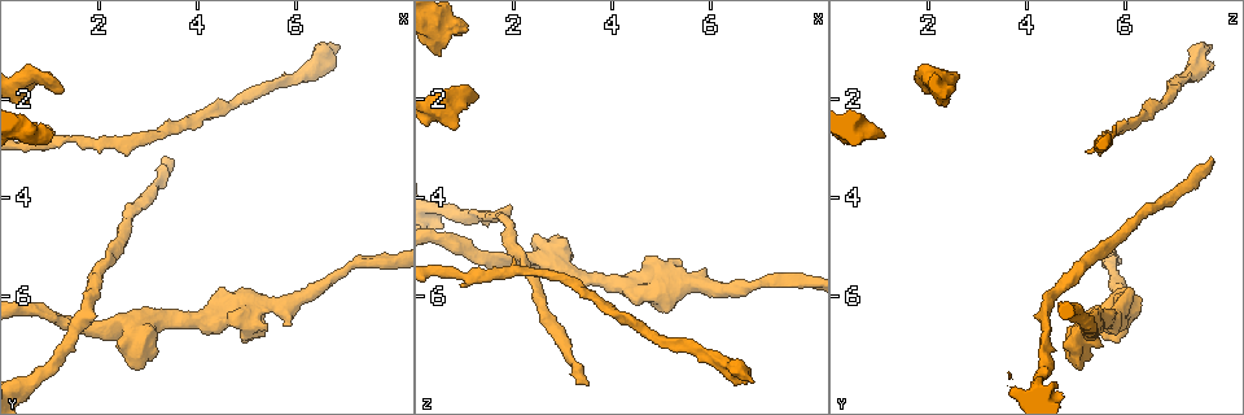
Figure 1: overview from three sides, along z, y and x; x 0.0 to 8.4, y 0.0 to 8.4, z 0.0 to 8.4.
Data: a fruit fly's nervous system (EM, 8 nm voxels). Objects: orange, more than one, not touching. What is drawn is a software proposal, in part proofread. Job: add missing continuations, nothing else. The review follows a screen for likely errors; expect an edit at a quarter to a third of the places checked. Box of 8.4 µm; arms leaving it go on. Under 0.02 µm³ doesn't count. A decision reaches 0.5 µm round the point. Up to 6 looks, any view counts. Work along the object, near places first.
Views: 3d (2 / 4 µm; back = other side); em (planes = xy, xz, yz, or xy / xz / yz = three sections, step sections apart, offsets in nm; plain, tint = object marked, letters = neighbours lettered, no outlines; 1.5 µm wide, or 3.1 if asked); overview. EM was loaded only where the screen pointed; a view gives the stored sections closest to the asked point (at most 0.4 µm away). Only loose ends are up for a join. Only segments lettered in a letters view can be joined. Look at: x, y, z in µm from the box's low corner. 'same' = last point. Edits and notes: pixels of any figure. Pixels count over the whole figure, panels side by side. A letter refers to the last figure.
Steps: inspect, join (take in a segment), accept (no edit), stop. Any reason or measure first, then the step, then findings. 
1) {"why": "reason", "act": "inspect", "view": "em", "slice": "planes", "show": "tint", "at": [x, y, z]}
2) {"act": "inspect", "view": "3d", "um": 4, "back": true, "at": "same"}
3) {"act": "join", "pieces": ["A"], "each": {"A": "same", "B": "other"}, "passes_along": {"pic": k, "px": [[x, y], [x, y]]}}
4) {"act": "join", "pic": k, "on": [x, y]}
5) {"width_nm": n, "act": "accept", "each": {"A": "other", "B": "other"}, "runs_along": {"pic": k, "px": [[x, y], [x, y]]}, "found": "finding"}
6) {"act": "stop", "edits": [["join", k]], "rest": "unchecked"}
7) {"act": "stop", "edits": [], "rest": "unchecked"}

{"why": "branch stops here", "act": "inspect", "view": "em", "slice": "planes", "show": "letters", "at": [1.10, 2.65, 0.60]}

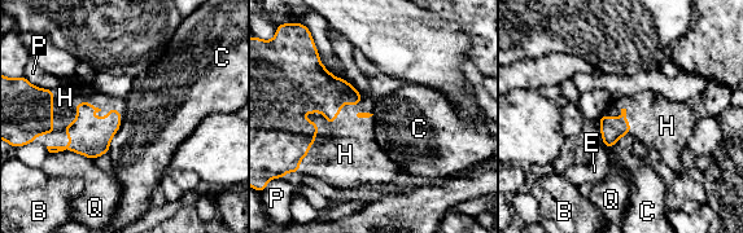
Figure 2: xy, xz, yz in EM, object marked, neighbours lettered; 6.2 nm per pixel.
{"act": "join", "pieces": ["H"], "each": {"B": "other", "C": "other", "E": "other", "H": "same", "P": "other", "Q": "other"}, "passes_along": {"pic": 2, "px": [[285, 80], [311, 111], [337, 143]]}, "found": "it goes on there"}

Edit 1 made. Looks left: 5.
{"act": "inspect", "view": "3d", "um": 2, "back": true, "at": [3.30, 3.15, 7.75]}

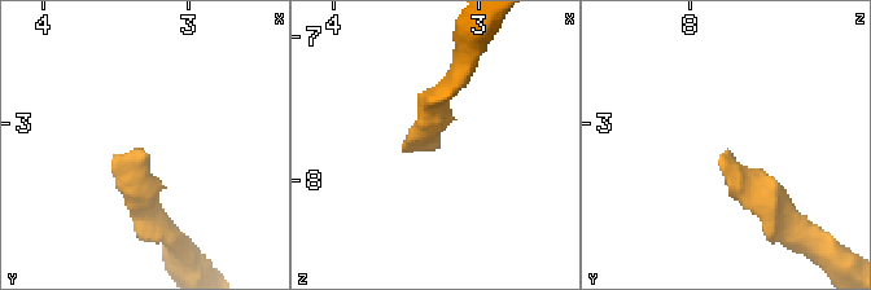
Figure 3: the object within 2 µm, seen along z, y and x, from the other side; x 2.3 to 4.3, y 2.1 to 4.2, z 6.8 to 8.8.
{"why": "now the EM", "act": "inspect", "view": "em", "slice": "yz", "step": 8, "show": "tint", "at": [3.30, 3.20, 7.76]}

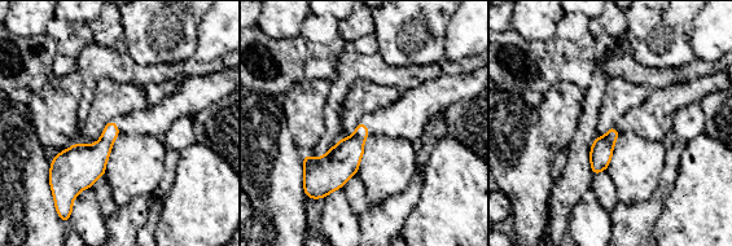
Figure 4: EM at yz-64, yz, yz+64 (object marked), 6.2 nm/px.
{"act": "inspect", "view": "em", "slice": "planes", "show": "letters", "at": "same"}

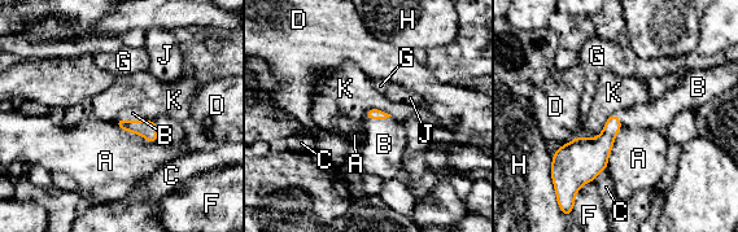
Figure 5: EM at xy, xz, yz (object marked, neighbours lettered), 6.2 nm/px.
{"act": "join", "pieces": ["B"], "each": {"A": "other", "B": "same", "C": "other", "D": "other", "F": "other", "G": "other", "H": "other", "J": "other", "K": "other"}, "passes_along": {"pic": 5, "px": [[147, 128], [132, 121], [132, 113]]}, "found": "the neuron continues"}

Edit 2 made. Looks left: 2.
{"act": "stop", "edits": [["join", 2], ["join", 5]], "rest": "unchecked"}

